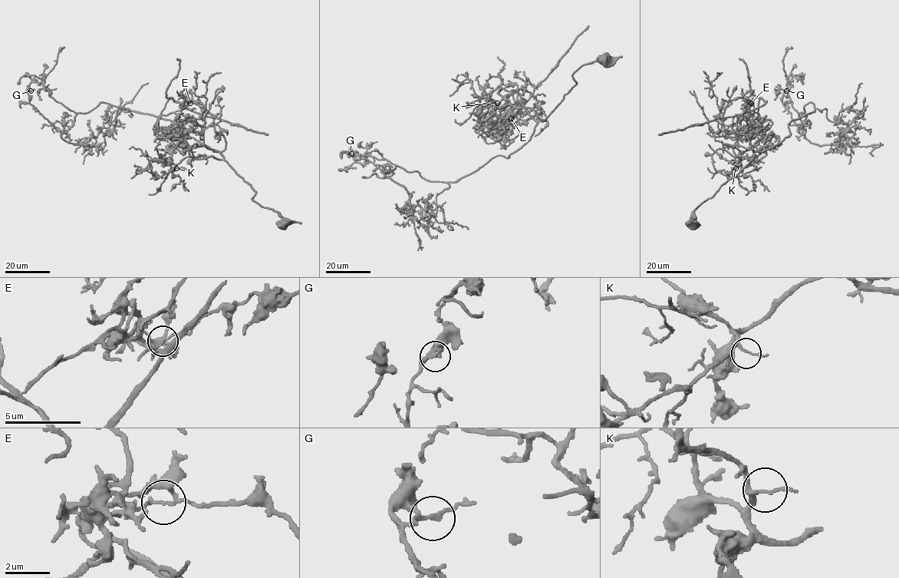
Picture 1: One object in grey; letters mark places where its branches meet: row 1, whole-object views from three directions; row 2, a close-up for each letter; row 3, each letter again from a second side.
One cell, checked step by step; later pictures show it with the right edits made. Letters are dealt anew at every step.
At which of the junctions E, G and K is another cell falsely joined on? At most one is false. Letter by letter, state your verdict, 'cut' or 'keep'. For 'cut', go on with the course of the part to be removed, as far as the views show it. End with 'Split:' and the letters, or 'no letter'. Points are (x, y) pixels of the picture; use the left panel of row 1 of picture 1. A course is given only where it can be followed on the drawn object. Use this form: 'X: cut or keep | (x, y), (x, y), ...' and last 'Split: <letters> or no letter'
E: cut | (189, 103), (185, 104), (179, 110), (161, 114), (166, 103), (172, 98), (206, 117), (215, 117), (268, 134)
G: keep
K: keep
Split: E

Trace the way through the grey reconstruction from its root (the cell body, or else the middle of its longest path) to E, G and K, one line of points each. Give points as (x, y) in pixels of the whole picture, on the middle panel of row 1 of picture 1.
E: (605, 57), (582, 65), (572, 74), (576, 84), (544, 120), (545, 115), (535, 103), (531, 110), (510, 118)
G: (605, 57), (572, 74), (576, 84), (520, 147), (455, 181), (431, 181), (398, 166), (386, 173), (351, 153)
K: (605, 57), (582, 65), (572, 74), (576, 84), (544, 119), (528, 108), (510, 104), (498, 108), (497, 103)

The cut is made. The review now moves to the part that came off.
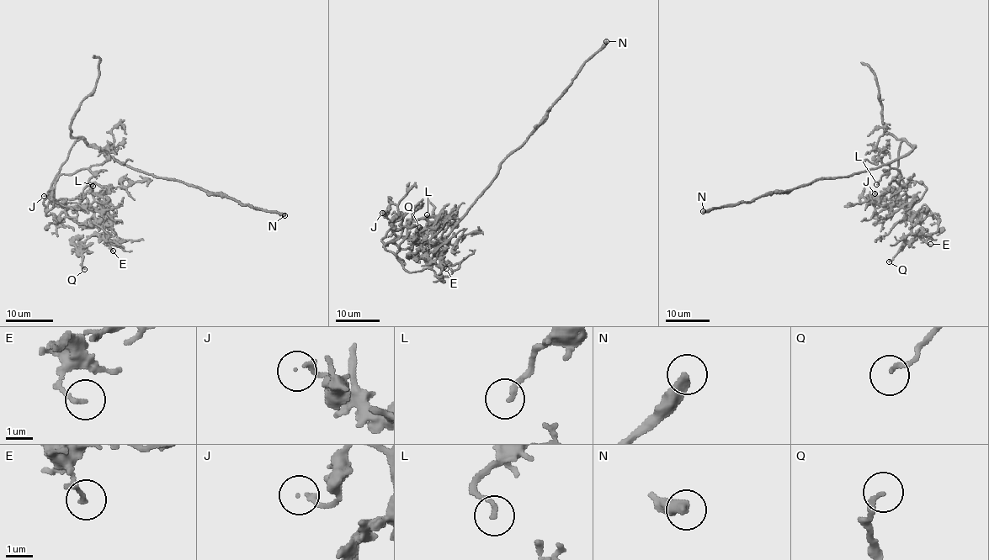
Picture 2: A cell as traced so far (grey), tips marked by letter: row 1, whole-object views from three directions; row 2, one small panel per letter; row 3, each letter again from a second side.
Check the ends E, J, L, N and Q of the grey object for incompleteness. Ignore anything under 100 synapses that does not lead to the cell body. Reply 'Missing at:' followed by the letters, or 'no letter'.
Missing at: L, N

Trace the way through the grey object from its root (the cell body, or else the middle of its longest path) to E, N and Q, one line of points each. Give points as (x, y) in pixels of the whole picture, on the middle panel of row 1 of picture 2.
E: (436, 249), (425, 250), (397, 235), (385, 246), (408, 272), (430, 268), (448, 276), (458, 265), (446, 268)
N: (436, 249), (491, 182), (498, 165), (538, 125), (579, 68), (606, 41)
Q: (436, 249), (397, 235), (385, 247), (408, 272), (429, 268), (437, 250), (427, 260), (411, 256), (419, 227)

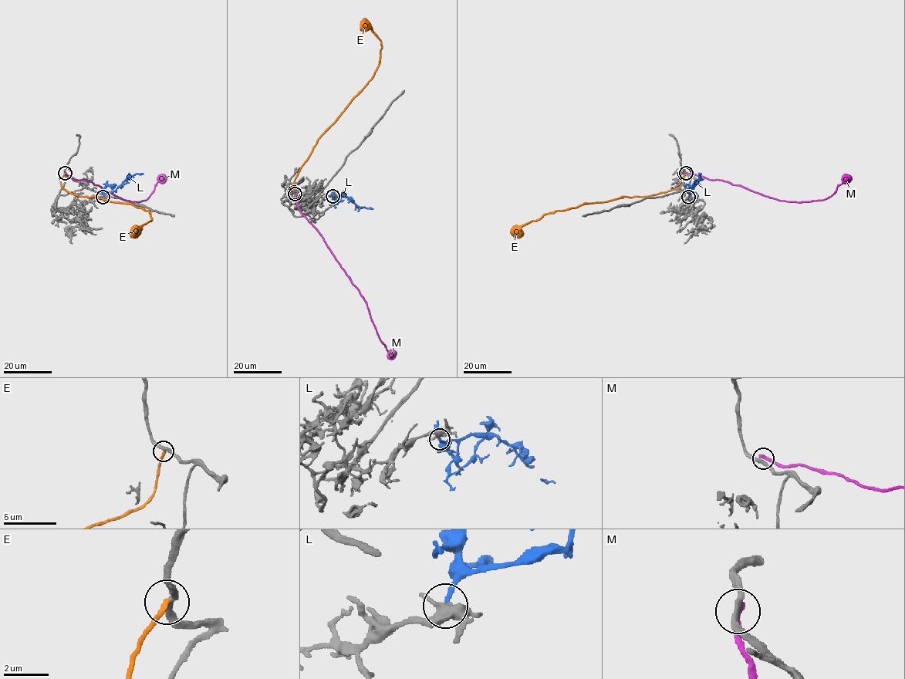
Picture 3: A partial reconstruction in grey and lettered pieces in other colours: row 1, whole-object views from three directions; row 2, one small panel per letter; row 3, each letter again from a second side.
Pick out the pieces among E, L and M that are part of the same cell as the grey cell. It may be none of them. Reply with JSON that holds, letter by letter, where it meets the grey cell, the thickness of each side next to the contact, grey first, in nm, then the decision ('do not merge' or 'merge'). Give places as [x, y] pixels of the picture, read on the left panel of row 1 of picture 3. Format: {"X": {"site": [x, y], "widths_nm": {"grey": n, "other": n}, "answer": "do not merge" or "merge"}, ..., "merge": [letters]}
{"E": {"site": [64, 173], "widths_nm": {"grey": 280, "other": 240}, "answer": "do not merge"}, "L": {"site": [102, 197], "widths_nm": {"grey": 360, "other": 190}, "answer": "do not merge"}, "M": {"site": [65, 173], "widths_nm": {"grey": 260, "other": 320}, "answer": "do not merge"}, "merge": []}

